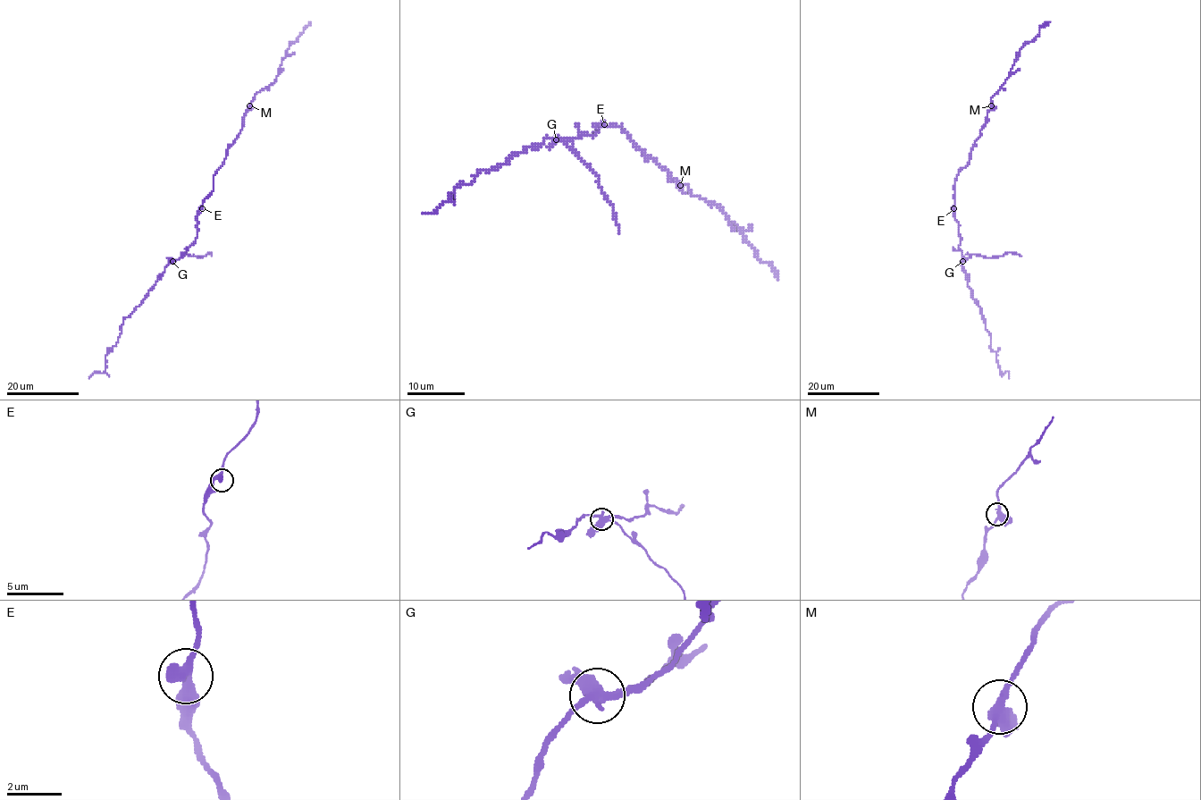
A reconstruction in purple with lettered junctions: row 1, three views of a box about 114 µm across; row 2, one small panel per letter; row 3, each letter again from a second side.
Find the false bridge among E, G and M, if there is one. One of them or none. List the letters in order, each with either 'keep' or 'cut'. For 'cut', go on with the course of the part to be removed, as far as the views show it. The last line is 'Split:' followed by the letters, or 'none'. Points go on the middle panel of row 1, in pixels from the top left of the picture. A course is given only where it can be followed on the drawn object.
E: keep
G: cut; foreign part runs (556, 138), (565, 143), (596, 175), (607, 201), (614, 209), (618, 232)
M: keep
Split: G

